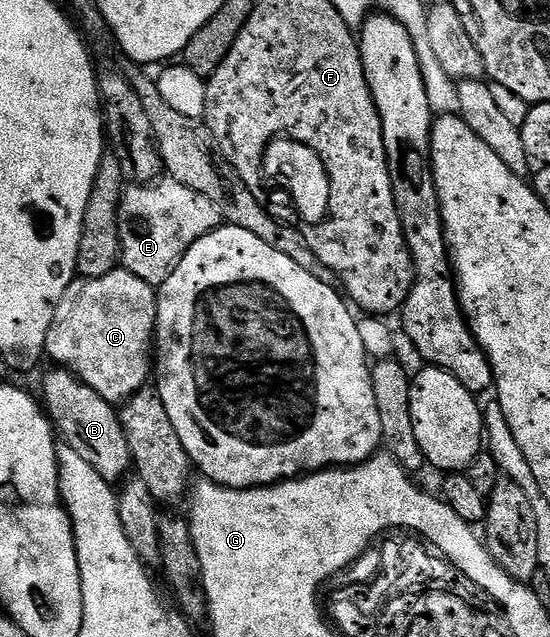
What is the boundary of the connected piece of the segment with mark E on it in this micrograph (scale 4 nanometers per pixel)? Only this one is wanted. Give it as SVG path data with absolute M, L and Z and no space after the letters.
M159 179L148 185L128 184L124 188L122 199L119 200L119 252L122 268L137 275L137 279L145 279L145 283L161 286L167 282L177 263L181 263L185 251L189 251L189 247L193 247L197 239L209 235L222 224L224 220L219 208L209 203L205 195L197 195L197 191L181 183L170 179Z

